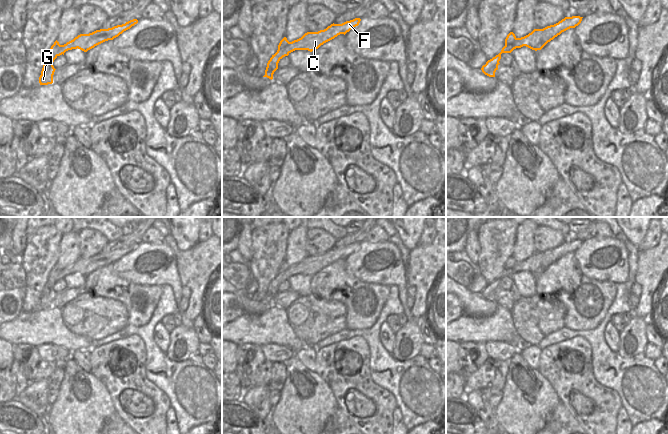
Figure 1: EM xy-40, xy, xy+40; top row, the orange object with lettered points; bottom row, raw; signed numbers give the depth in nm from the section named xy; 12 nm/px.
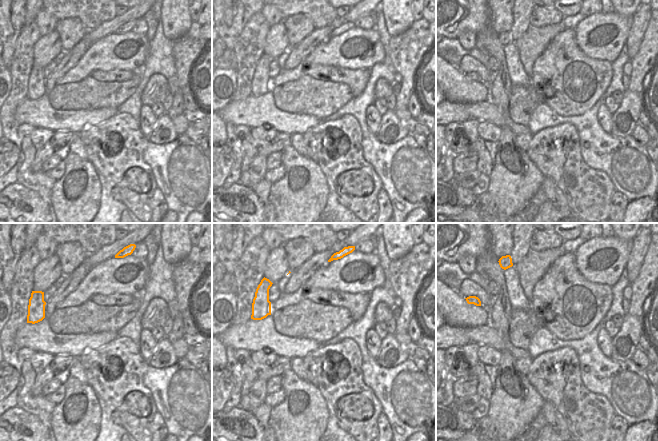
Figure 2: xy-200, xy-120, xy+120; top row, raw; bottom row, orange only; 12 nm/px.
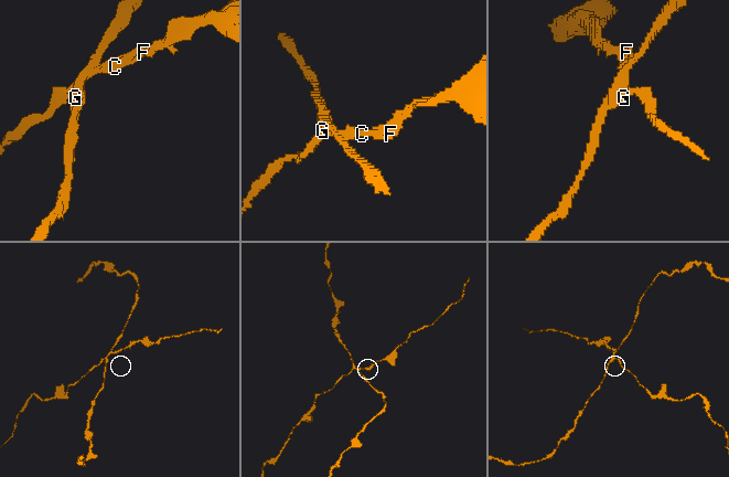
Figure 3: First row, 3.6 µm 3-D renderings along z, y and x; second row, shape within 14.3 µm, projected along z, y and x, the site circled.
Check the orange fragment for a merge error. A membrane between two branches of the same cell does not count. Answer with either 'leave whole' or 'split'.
split

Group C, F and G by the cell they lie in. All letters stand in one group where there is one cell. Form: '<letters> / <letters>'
C F / G

